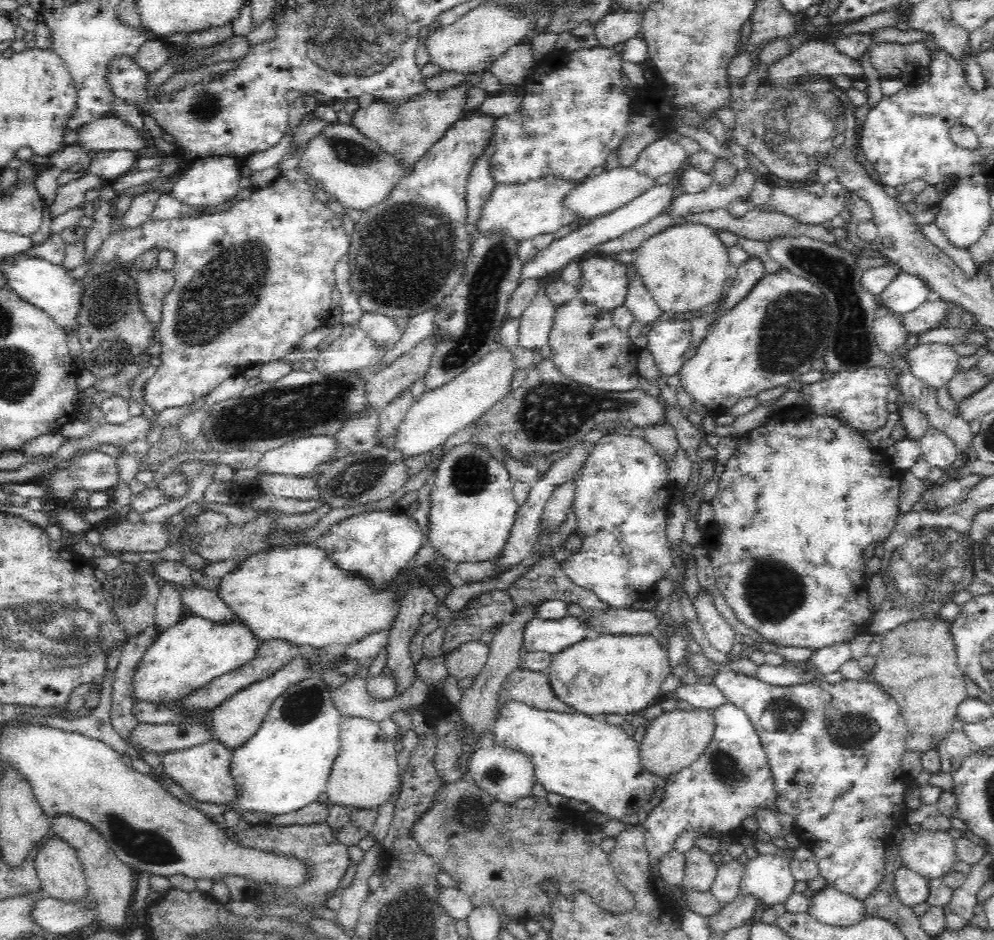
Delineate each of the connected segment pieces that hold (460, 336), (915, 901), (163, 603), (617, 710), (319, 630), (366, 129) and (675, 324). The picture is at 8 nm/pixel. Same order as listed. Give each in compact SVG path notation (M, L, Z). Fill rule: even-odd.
M494 228L477 234L464 260L462 278L434 310L432 330L425 339L431 344L430 364L423 377L426 391L432 392L449 384L460 372L465 372L499 345L501 327L508 319L507 305L519 284L523 263L518 256L519 246L520 241L506 229Z
M902 867L895 875L894 886L900 900L909 907L924 904L930 896L928 881Z
M160 578L160 592L157 598L155 622L158 623L158 634L165 628L182 621L187 609L182 599L181 587L172 580Z
M606 633L551 655L547 675L554 696L567 704L571 712L596 718L634 713L657 702L663 695L660 685L671 675L672 666L667 652L660 649L652 635Z
M283 544L270 546L252 553L237 563L232 572L218 580L213 593L228 607L258 643L263 640L282 638L304 648L324 647L331 643L348 645L358 642L370 632L390 624L398 603L394 601L394 590L373 594L368 587L334 566L330 557L315 544Z
M468 86L452 87L452 90L442 92L436 95L434 92L420 96L414 103L408 104L406 107L399 109L398 113L390 113L382 107L382 105L373 103L368 108L360 109L354 116L352 116L352 123L358 127L362 133L368 137L380 142L388 151L392 151L402 156L402 159L408 163L416 162L423 154L428 152L428 149L437 140L444 136L444 133L458 120L460 113L466 101L466 88Z
M666 321L655 324L648 337L647 350L661 365L665 376L676 375L690 347L691 324L688 321Z

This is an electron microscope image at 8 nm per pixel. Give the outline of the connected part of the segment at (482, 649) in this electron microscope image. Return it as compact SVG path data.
M472 641L456 648L448 658L448 672L458 680L476 676L486 666L490 645L480 641Z

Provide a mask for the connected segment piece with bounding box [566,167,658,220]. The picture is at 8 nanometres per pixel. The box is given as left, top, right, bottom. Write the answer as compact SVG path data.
M616 167L609 171L604 171L593 177L584 179L576 191L570 192L566 200L574 211L581 212L582 219L592 220L594 217L600 217L614 212L617 208L626 206L631 200L642 196L648 192L658 180L654 176L638 171L636 167L620 168Z

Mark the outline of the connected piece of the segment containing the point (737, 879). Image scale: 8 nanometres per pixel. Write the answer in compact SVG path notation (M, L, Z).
M733 858L726 863L721 863L719 874L710 888L717 902L731 903L742 891L742 880L746 878L747 873L747 866Z

